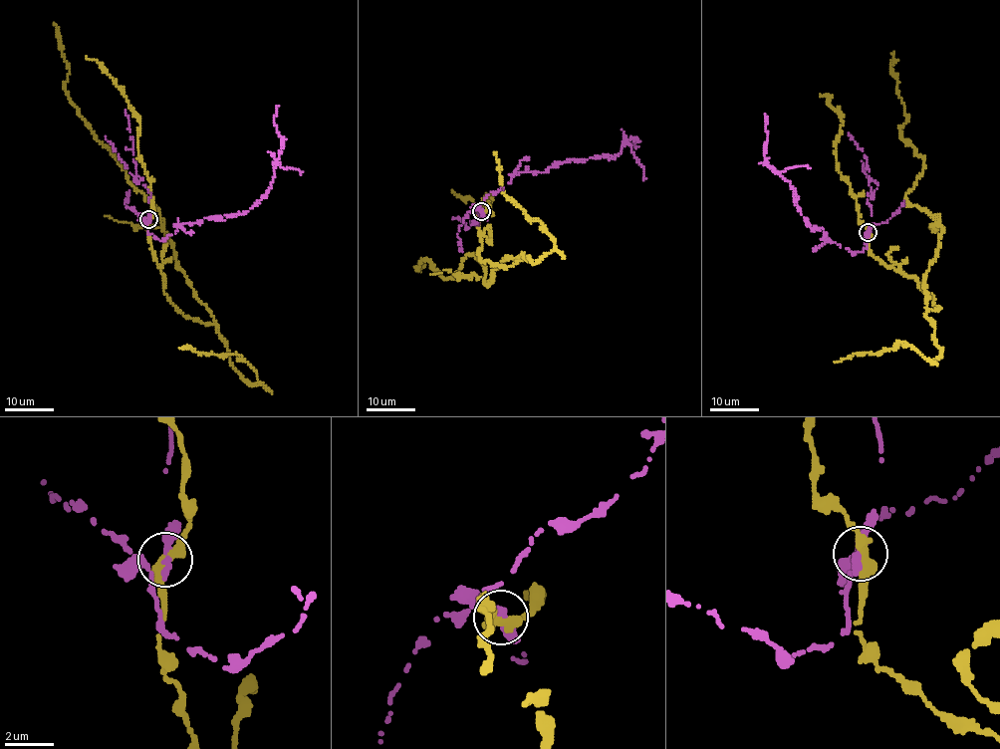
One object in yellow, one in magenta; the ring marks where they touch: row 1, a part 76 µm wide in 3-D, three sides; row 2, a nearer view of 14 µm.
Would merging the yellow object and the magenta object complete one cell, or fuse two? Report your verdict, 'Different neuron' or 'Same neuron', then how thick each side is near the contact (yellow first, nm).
Different neuron. Thickness 400 nm (yellow) against 280 nm

